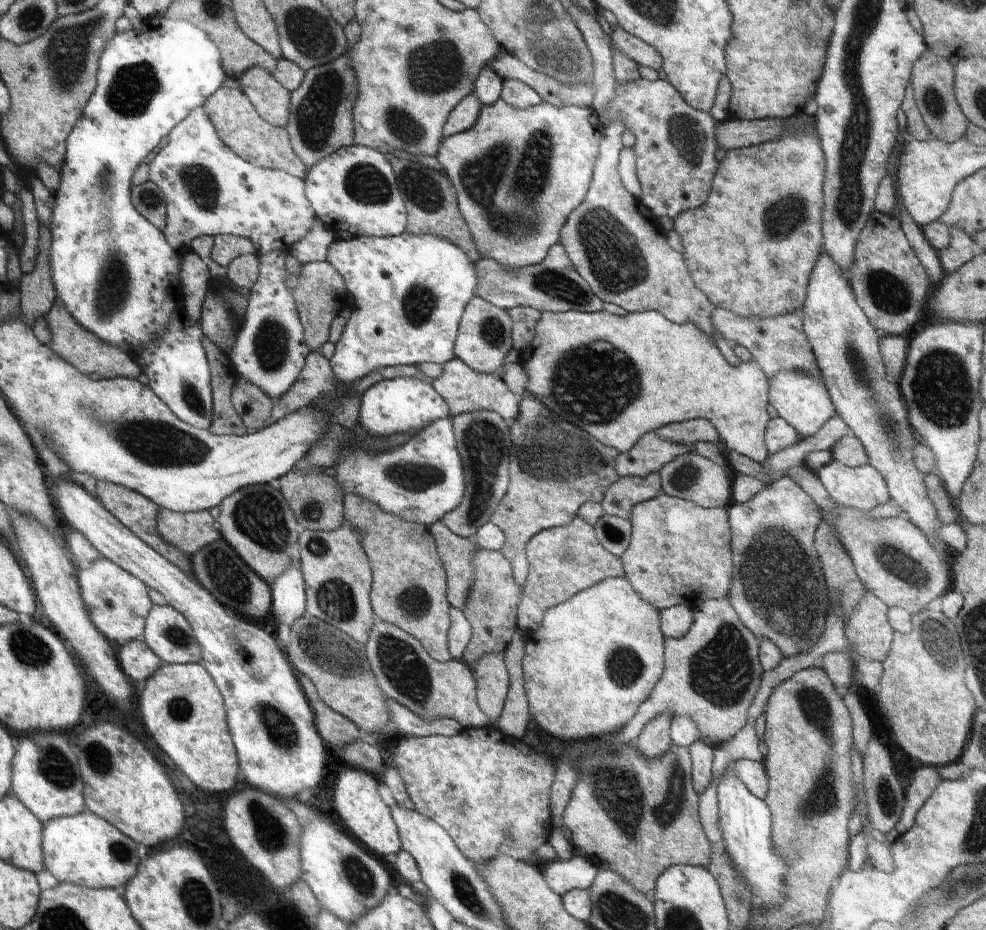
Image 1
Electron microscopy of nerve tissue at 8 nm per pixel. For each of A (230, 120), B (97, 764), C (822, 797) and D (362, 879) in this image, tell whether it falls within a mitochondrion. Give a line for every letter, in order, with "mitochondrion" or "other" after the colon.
A: other
B: mitochondrion
C: mitochondrion
D: mitochondrion

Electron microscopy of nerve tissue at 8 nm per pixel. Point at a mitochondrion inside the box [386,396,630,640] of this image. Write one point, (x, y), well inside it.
(546, 448)

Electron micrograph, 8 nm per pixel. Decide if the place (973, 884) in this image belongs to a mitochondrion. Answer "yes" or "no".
yes

